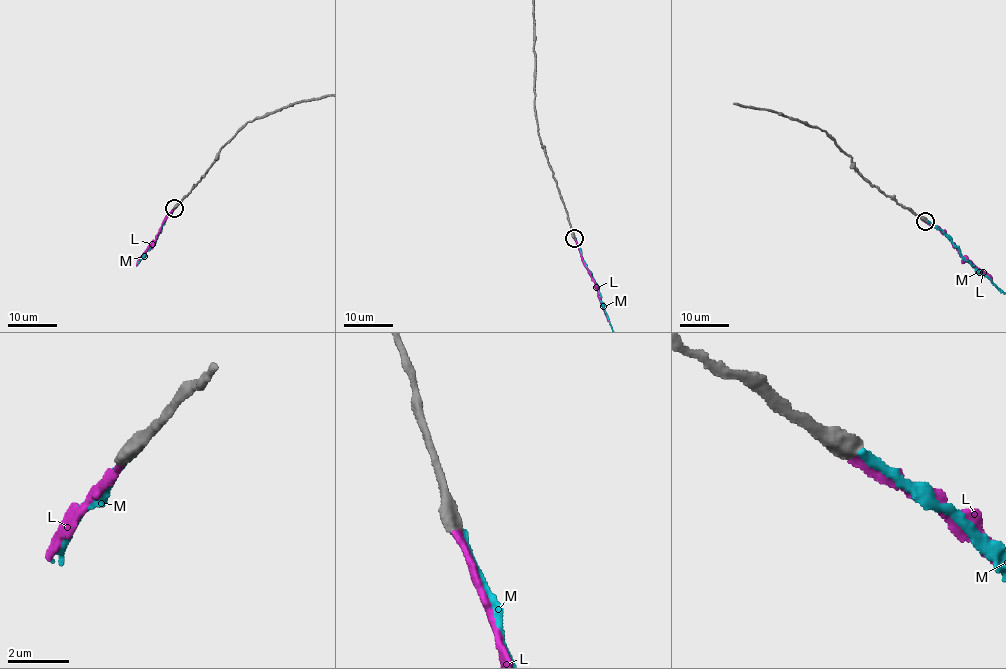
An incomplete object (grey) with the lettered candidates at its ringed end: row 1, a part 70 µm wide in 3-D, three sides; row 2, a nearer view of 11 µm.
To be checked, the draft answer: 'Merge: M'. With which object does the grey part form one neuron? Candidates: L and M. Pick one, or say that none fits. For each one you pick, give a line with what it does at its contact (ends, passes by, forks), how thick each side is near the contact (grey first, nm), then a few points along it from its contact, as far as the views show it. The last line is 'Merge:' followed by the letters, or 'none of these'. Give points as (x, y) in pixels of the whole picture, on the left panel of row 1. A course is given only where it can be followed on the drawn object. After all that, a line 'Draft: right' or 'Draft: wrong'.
L: It ends there. Thickness 600 nm (grey) against 280 nm. Its course: (175, 207), (136, 266)
Merge: L
Draft: wrong

